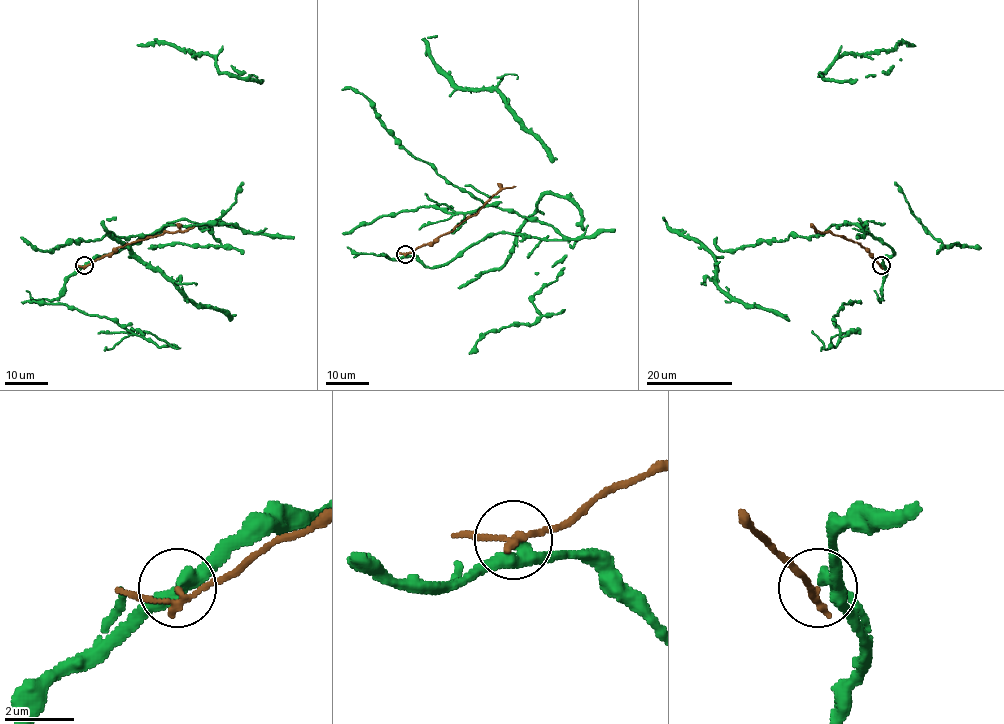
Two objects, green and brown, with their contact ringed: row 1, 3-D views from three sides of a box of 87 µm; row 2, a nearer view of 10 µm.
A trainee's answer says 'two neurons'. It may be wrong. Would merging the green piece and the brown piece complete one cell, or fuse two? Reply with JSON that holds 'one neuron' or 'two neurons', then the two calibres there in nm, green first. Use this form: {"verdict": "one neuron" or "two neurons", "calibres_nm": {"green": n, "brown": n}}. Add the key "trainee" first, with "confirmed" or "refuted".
{"trainee": "confirmed", "verdict": "two neurons", "calibres_nm": {"green": 360, "brown": 160}}

